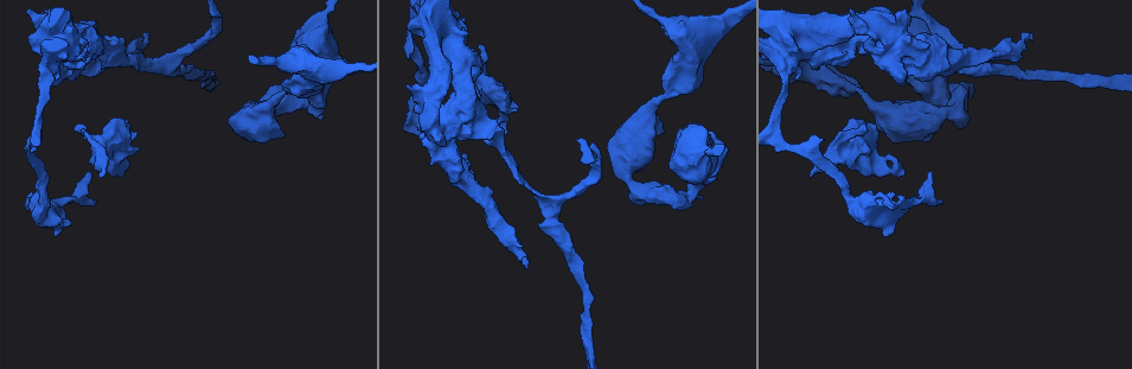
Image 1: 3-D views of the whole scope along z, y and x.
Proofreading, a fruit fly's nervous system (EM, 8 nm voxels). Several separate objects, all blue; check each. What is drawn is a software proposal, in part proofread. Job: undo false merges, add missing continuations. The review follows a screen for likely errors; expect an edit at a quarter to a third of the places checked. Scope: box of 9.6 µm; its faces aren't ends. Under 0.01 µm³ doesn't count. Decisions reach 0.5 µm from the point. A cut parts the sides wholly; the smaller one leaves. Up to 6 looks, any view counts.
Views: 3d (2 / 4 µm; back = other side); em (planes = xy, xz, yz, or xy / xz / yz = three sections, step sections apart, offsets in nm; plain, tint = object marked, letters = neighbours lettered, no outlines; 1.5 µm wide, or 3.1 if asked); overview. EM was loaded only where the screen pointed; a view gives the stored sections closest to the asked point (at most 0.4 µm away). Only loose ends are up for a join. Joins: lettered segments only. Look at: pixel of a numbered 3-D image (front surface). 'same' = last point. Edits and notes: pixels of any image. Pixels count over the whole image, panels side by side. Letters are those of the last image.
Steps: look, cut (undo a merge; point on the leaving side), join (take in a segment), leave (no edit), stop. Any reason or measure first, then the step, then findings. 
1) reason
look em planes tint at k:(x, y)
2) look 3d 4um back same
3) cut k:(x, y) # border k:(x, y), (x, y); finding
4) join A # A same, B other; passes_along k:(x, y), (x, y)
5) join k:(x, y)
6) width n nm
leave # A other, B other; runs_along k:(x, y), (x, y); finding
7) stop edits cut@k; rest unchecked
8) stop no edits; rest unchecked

abrupt turn
look em planes letters at 1:(303, 103)

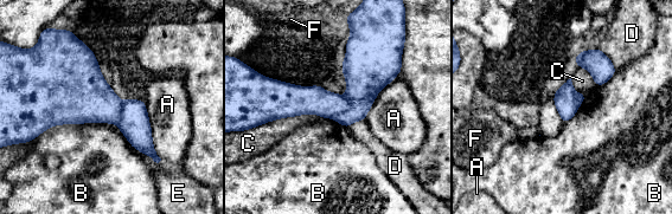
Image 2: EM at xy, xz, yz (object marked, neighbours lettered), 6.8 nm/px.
longest_contact B 550 nm
cut 2:(364, 79) # A other, B other, C other, D other, E other, F other; two neurons meet here

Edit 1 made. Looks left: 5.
see it whole again
look overview

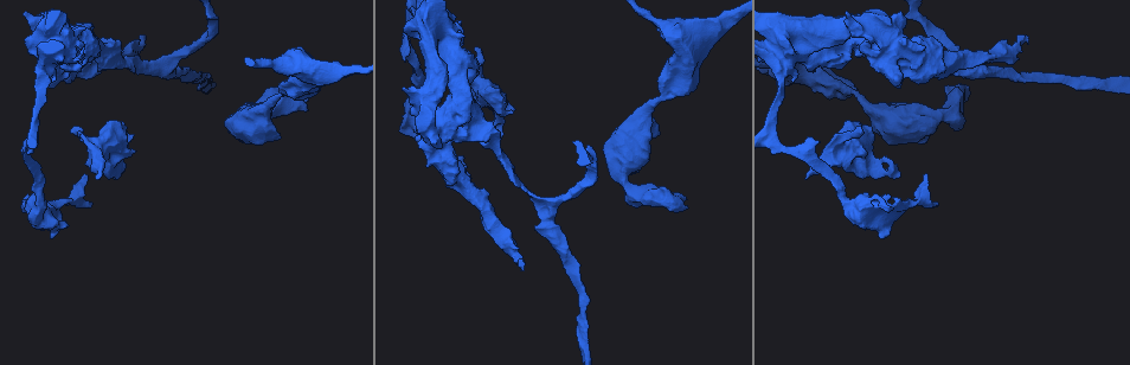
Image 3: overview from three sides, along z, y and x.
free end
look 3d 4um at 3:(464, 164)

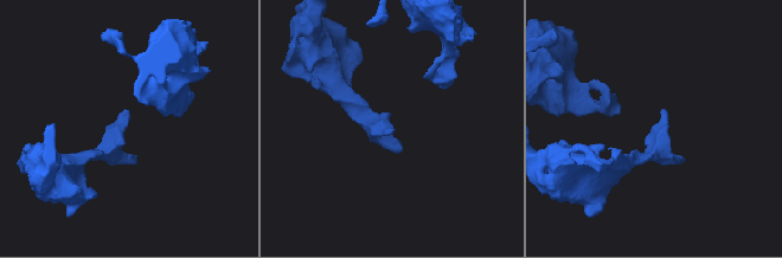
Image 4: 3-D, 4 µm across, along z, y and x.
now the EM
look em planes letters at 4:(124, 110)

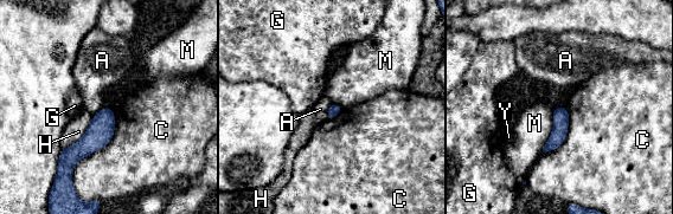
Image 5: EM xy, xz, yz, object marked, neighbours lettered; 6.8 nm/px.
leave # A other, C other, G other, H other, M other, Y other; border 5:(331, 103), (326, 118); no lettered segment goes on from it

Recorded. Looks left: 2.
stop edits cut@2; rest unchecked

